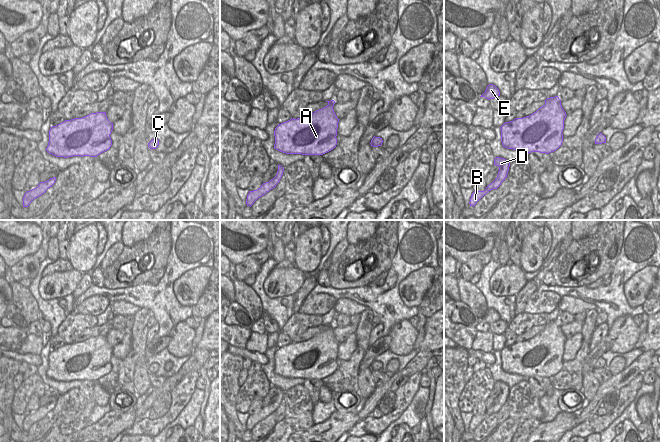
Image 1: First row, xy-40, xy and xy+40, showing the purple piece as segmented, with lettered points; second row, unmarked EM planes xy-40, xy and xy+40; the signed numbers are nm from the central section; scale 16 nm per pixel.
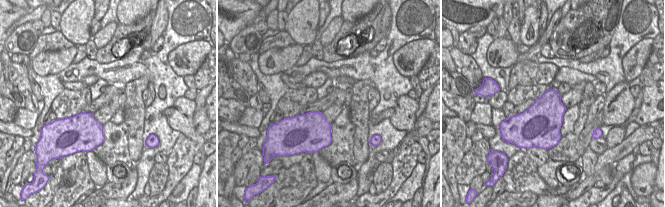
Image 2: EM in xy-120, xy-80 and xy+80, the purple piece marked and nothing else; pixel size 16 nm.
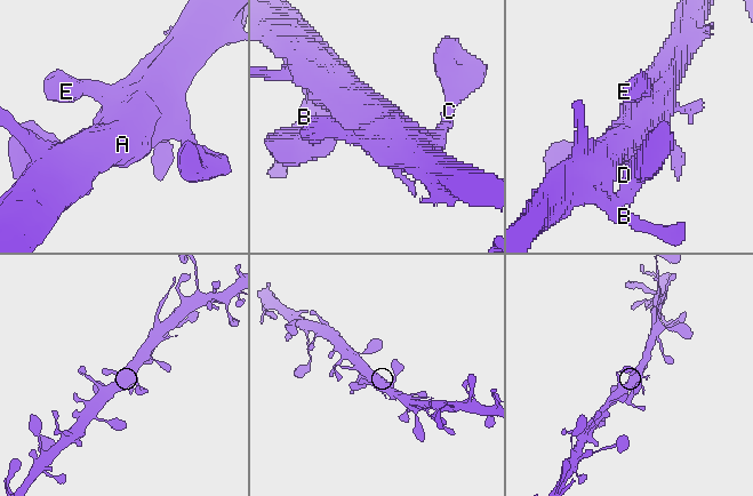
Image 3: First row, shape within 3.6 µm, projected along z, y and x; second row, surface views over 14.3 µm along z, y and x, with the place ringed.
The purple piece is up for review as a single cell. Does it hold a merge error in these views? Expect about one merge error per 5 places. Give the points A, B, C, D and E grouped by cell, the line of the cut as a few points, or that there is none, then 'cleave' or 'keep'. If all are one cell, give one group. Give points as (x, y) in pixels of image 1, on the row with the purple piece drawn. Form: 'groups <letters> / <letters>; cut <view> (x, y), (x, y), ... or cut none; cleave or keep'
groups A B C D E; cut none; keep

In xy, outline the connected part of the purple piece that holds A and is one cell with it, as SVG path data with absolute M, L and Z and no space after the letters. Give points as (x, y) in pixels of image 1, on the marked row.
M331 100L326 102L328 103L327 106L316 110L307 117L291 118L286 122L278 124L274 130L274 148L286 154L302 155L323 155L333 150L337 145L336 136L339 119L333 109L335 101Z

